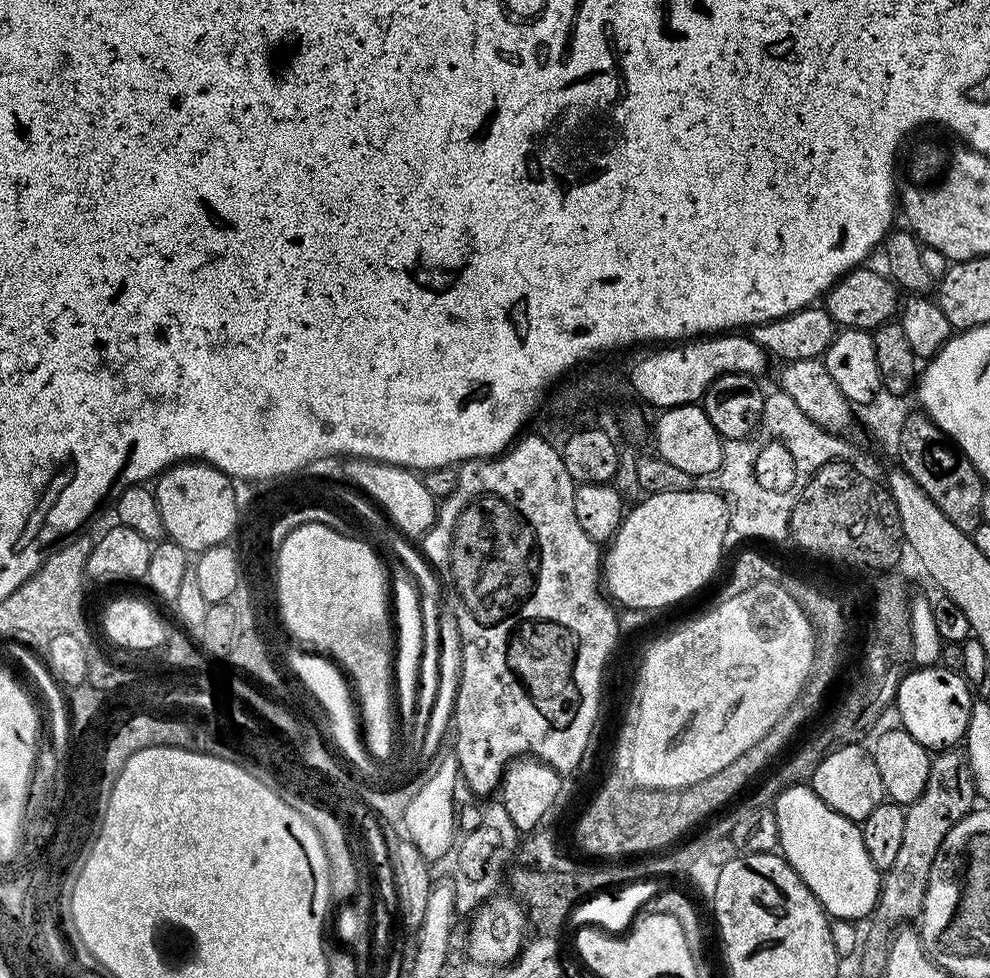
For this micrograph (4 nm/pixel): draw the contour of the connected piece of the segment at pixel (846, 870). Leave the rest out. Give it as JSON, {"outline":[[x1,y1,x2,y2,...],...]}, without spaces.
{"outline":[[796,784,774,801,779,834,779,851,788,865,824,907,837,920,863,921,871,917,880,896,881,869,870,862,862,842,861,825,830,810,808,784]]}

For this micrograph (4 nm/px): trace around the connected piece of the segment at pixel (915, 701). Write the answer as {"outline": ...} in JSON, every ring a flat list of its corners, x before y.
{"outline":[[920,666,908,671,898,686,894,701,901,714,902,728,929,750,948,750,963,741,974,699,973,689,963,675,944,667]]}

